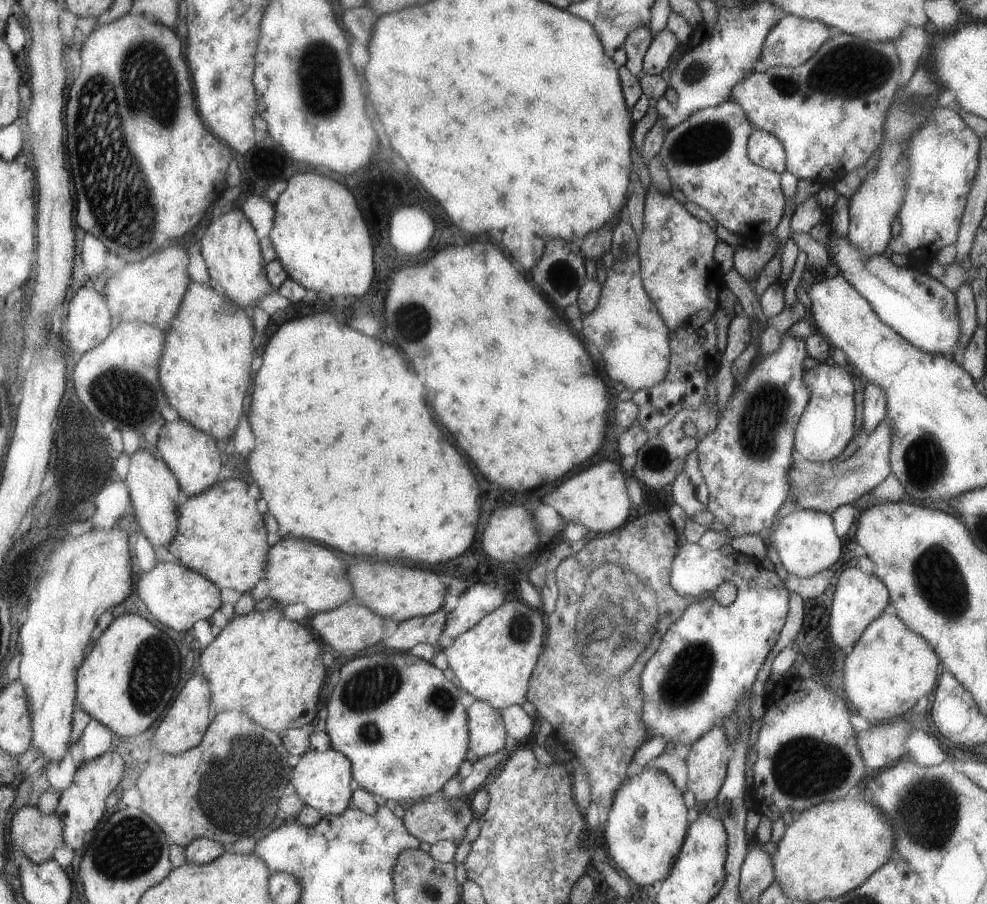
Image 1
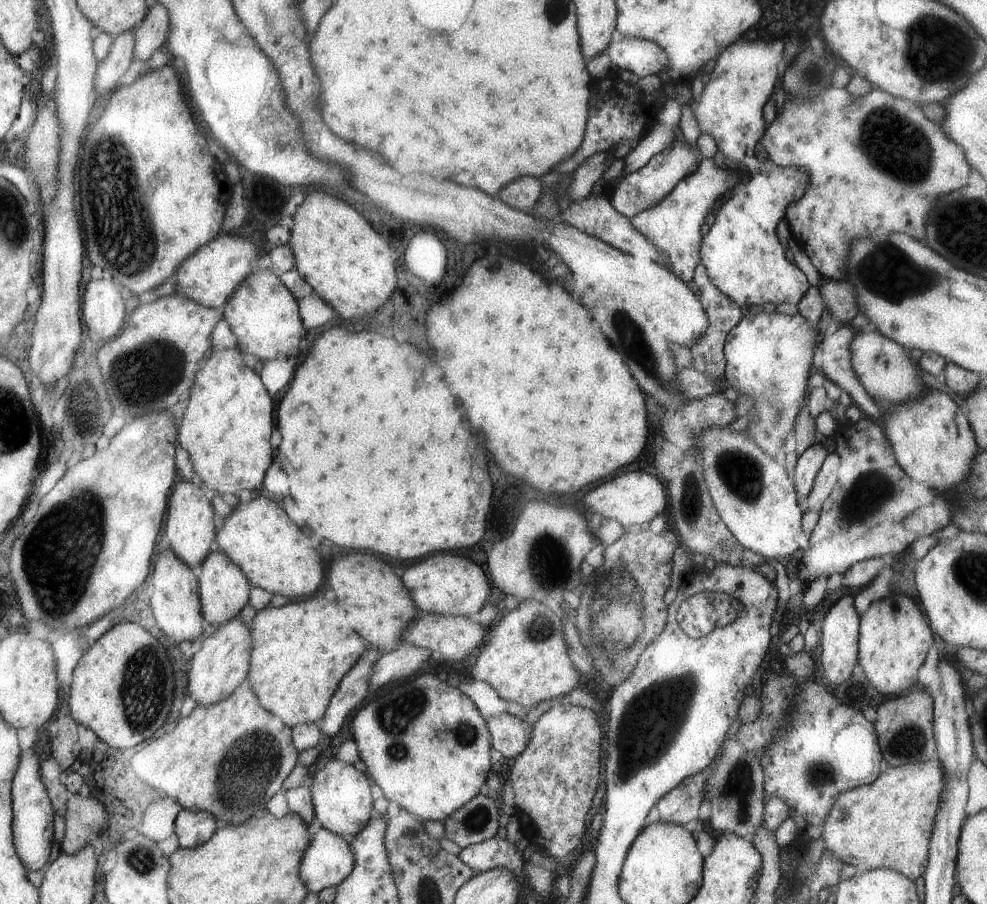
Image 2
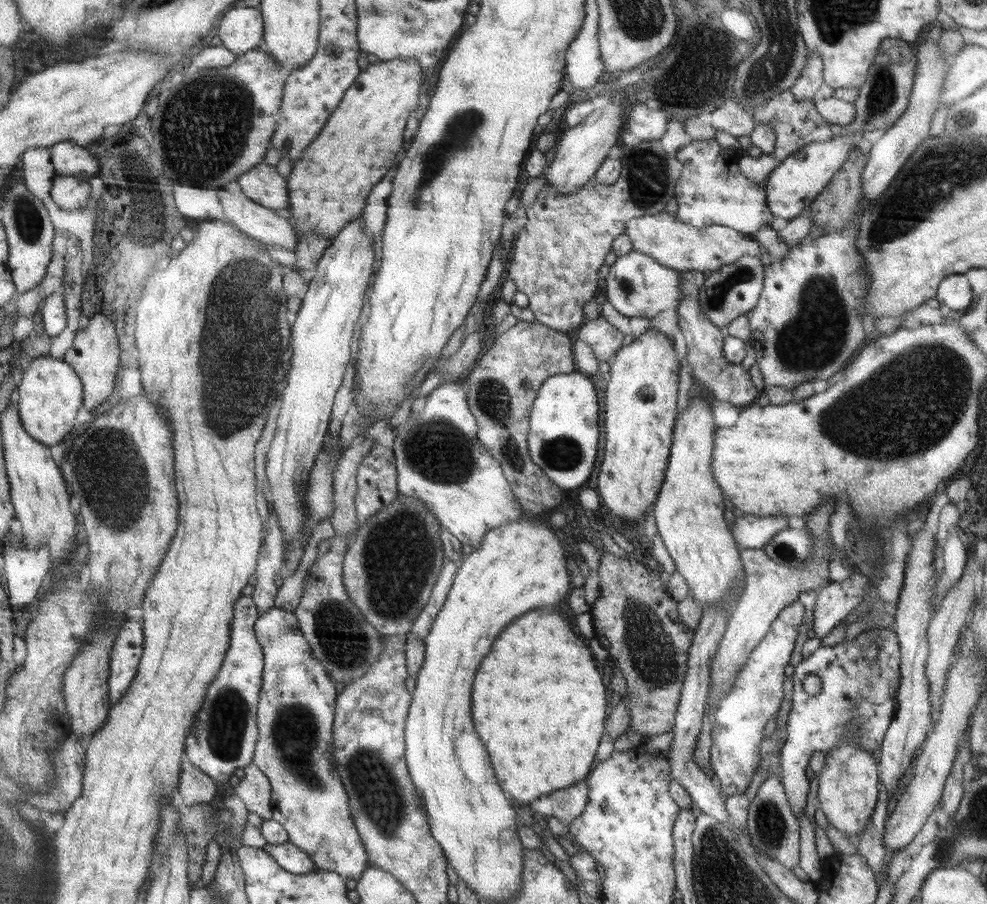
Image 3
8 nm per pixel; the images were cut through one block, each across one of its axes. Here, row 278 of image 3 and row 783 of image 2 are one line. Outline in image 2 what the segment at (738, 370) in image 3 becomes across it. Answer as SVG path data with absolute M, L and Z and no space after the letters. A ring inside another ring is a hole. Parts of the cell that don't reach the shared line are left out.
M699 772L683 780L675 790L667 792L655 806L659 810L659 822L669 824L687 824L689 820L697 820L699 804L703 802L703 786L707 784L707 774Z

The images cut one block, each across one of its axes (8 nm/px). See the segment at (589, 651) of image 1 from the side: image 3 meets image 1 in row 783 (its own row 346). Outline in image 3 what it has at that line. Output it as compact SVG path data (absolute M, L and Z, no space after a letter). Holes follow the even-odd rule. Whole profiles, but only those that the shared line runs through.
M603 316L599 320L587 322L579 330L579 340L589 344L597 360L605 364L613 364L615 356L619 356L619 352L623 352L623 348L629 342L629 338L619 328L615 328L611 322L607 322Z

